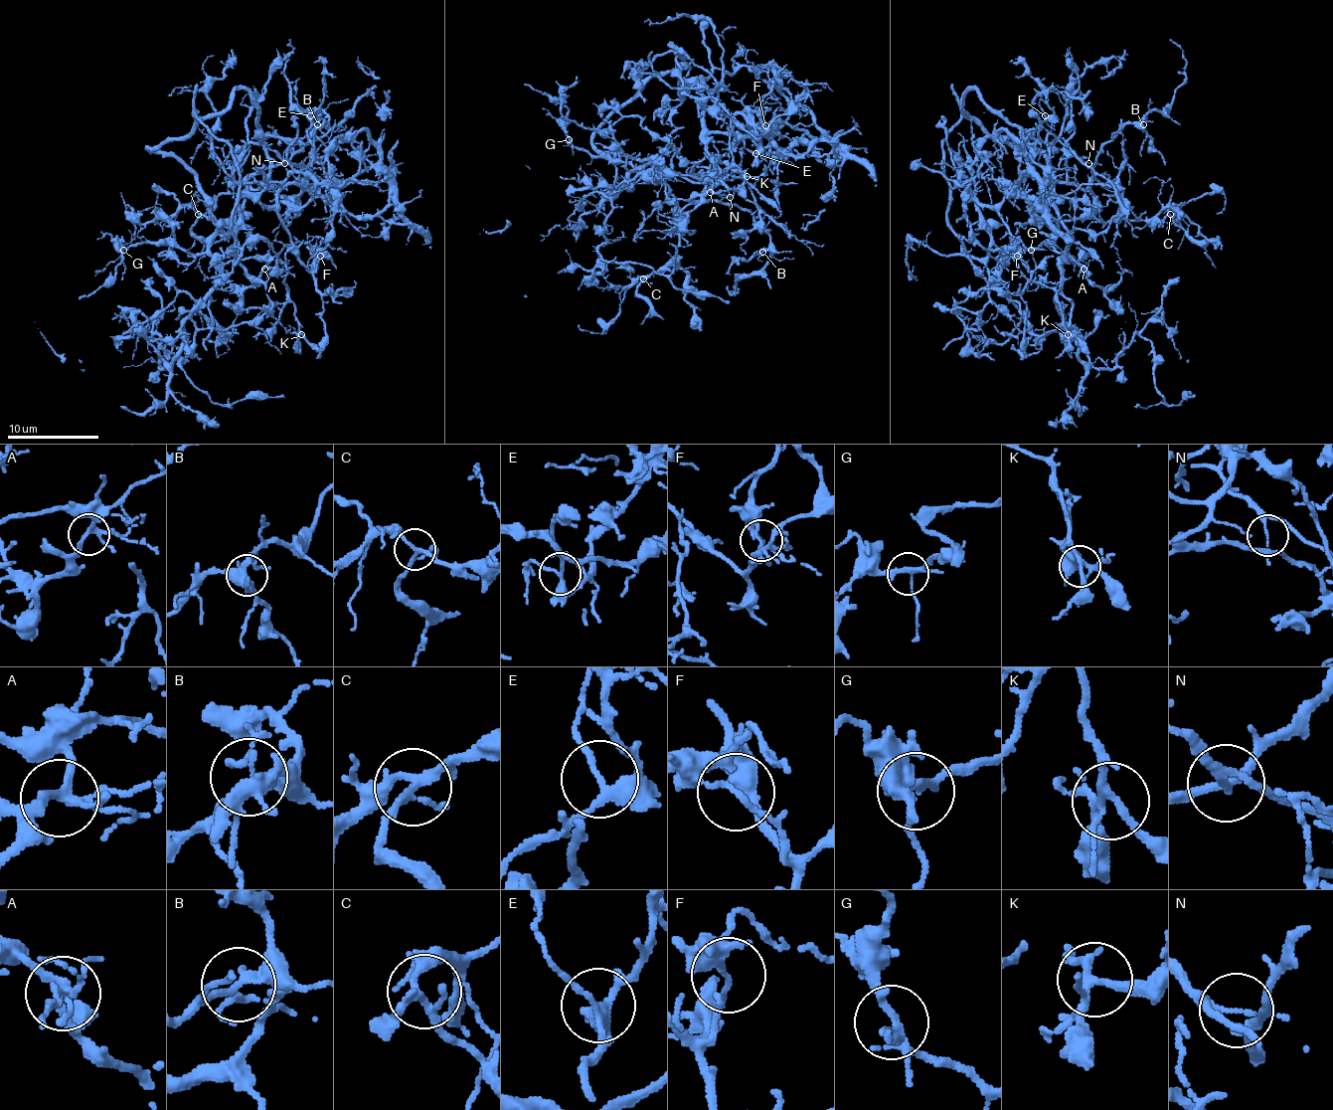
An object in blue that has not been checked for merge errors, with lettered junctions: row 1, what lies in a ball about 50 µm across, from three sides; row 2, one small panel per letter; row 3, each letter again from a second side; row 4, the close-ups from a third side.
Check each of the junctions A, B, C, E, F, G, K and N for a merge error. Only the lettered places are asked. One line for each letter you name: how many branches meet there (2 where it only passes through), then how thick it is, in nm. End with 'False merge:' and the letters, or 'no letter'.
F: 2 | 110 nm
N: 5 | 150 nm
False merge: F, N

